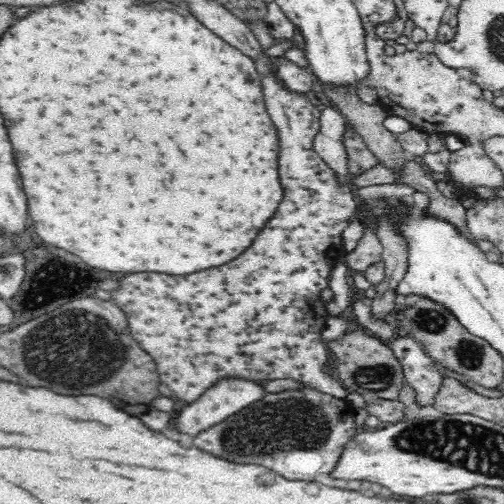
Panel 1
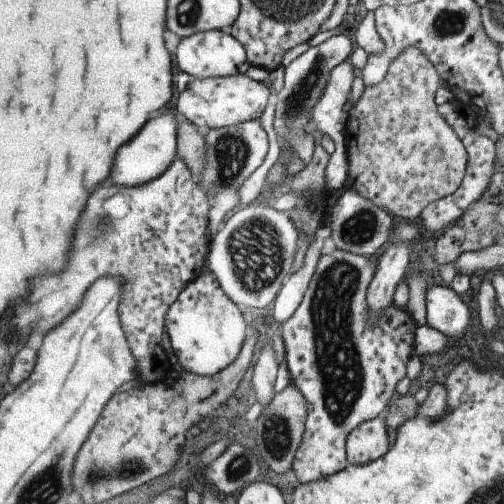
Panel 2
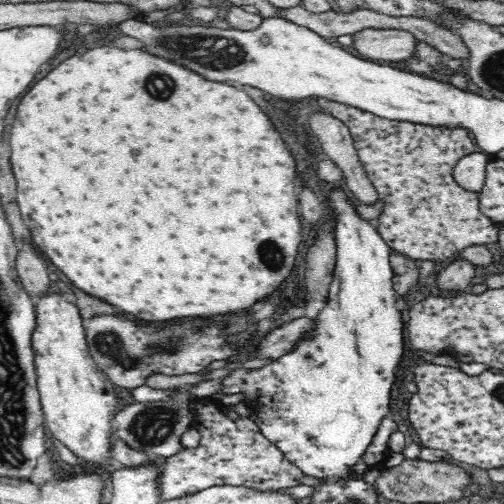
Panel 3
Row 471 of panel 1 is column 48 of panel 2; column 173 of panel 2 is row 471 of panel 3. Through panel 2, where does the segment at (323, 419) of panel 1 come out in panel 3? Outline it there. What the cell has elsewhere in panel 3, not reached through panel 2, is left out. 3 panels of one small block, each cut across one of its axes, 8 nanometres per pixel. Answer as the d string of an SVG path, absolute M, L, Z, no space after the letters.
M196 398L192 404L192 428L200 434L200 444L192 450L182 450L172 456L160 476L160 488L164 500L184 498L212 486L250 486L260 490L292 488L300 484L300 478L308 476L300 466L290 462L286 454L266 440L256 420L238 418L230 420L220 412L224 404L218 398Z

